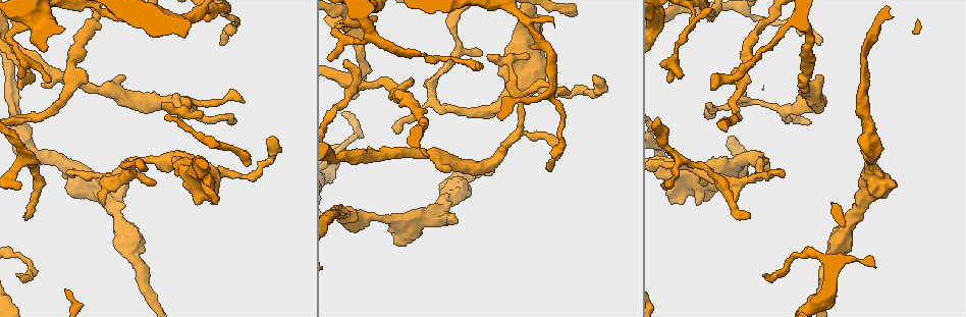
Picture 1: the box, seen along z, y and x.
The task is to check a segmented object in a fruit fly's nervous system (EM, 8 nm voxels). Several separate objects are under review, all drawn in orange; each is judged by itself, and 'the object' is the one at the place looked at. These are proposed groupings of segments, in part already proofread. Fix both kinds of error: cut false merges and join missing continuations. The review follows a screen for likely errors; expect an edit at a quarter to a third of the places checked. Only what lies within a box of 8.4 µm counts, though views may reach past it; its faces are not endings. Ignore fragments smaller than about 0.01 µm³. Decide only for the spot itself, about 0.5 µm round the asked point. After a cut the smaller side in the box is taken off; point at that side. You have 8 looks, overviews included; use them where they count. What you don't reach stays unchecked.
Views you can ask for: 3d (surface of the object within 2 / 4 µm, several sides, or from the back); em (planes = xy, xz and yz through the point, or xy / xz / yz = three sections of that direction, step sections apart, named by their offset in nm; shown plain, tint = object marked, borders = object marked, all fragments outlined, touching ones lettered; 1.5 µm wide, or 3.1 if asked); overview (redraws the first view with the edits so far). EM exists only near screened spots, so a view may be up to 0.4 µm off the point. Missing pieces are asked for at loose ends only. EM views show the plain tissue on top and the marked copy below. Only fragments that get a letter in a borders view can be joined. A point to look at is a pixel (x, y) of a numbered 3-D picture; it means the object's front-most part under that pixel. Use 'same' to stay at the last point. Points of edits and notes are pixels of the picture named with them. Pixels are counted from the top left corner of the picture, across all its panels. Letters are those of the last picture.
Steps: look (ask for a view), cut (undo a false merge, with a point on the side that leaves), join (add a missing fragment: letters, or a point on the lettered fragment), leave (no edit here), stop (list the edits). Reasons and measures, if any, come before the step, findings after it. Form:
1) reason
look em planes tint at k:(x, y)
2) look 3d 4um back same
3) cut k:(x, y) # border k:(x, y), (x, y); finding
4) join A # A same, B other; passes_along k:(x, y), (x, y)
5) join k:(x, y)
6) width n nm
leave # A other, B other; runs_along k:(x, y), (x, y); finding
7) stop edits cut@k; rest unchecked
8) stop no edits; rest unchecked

thick turns thin
look 3d 4um at 1:(675, 10)

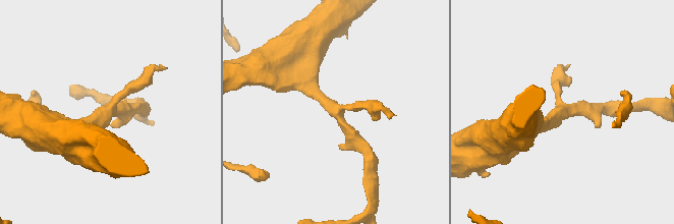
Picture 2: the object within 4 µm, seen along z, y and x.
arms 3; arm_widths 160, 200, 200 nm
look em yz step 8 tint at 2:(108, 112)

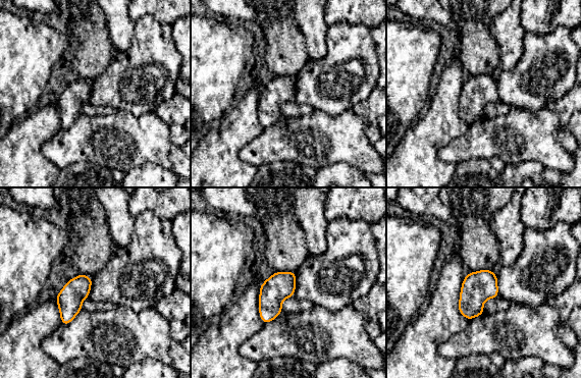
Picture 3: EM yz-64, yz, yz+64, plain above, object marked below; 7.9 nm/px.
look em planes borders same

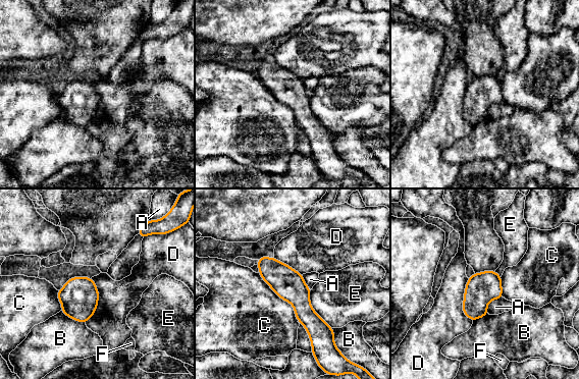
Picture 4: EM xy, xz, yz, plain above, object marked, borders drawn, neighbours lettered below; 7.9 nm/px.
longest_contact C 500 nm
leave # A other, B other, C other, D other, E other, F other; border 4:(502, 296), (488, 303), (487, 313); continuous, no second neuron

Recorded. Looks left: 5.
calibre changes
look 3d 2um at 1:(742, 172)

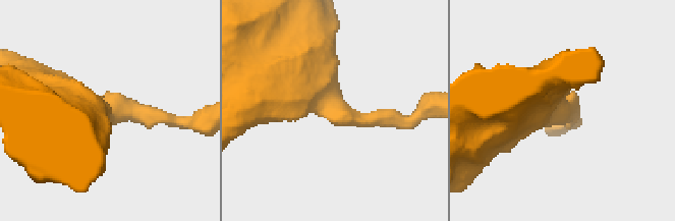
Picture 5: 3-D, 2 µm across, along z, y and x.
arm_widths 160, 500 nm; now the EM
look em xz step 4 tint at 5:(349, 111)

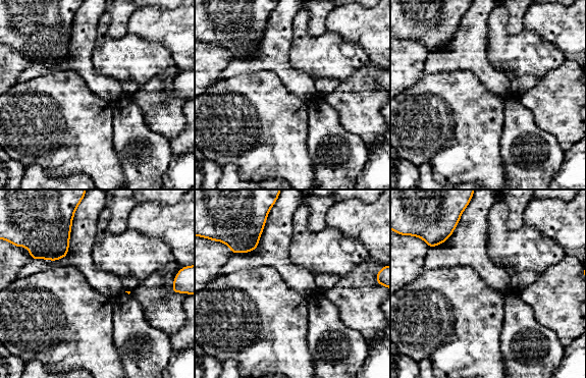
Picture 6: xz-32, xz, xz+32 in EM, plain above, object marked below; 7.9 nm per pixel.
look em xz step 4 borders same

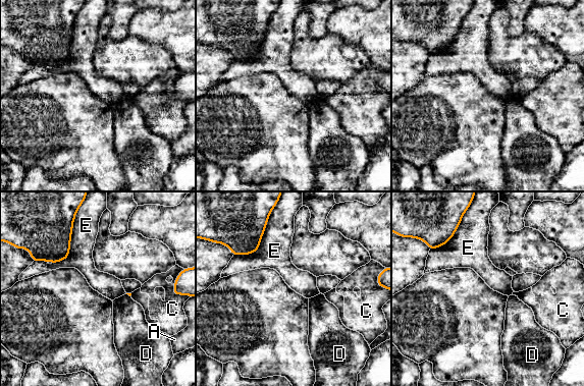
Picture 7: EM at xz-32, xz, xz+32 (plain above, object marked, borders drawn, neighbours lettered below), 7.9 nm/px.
leave # A other, C other, D other, E other; border 7:(73, 227), (66, 258), (37, 261); continuous, no second neuron

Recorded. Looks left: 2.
an open end
look 3d 2um at 1:(457, 221)

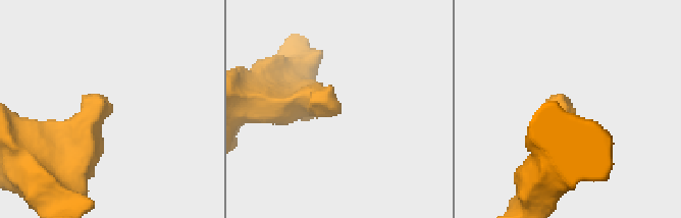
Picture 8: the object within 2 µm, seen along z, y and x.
shape alone is not enough
look em planes borders at 8:(566, 100)

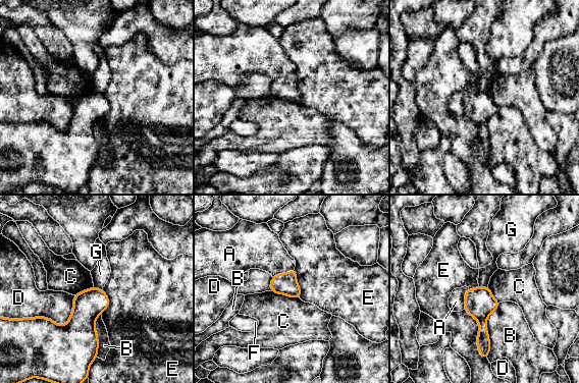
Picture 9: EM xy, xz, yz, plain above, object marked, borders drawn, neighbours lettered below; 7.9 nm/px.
longest_contact B 460 nm
leave # A other, B other, C other, D other, E other, F other, G other; no lettered fragment goes on from it

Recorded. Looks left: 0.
stop no edits; rest unchecked

